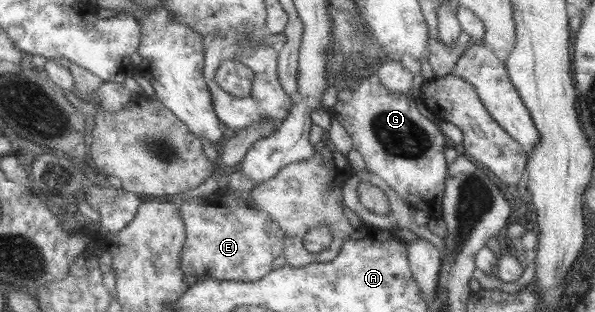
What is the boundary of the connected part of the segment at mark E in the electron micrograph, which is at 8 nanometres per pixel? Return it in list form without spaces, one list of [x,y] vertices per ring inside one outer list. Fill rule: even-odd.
[[[230,189],[219,190],[202,197],[186,198],[181,203],[186,221],[187,241],[183,249],[182,265],[186,275],[194,275],[198,281],[213,278],[225,281],[259,281],[271,270],[277,257],[287,247],[287,233],[271,214],[254,204],[252,193],[233,193]]]

